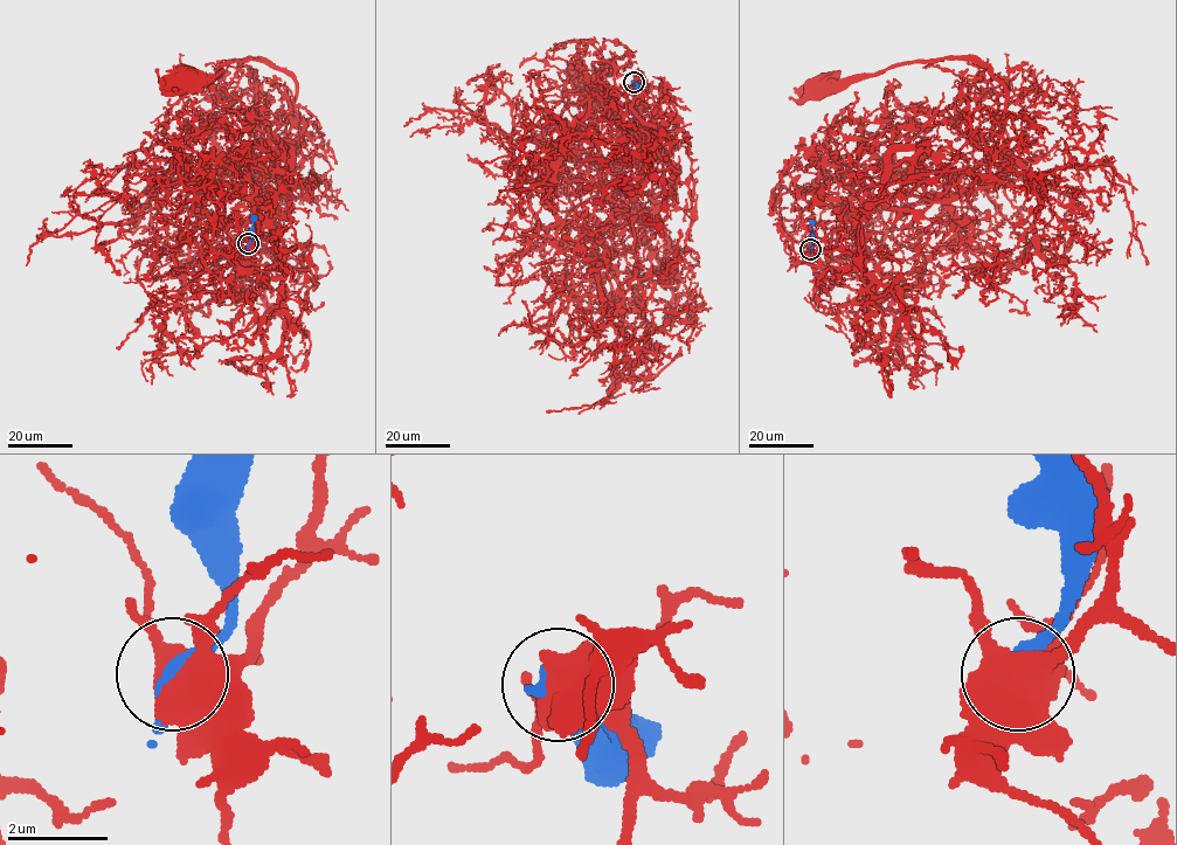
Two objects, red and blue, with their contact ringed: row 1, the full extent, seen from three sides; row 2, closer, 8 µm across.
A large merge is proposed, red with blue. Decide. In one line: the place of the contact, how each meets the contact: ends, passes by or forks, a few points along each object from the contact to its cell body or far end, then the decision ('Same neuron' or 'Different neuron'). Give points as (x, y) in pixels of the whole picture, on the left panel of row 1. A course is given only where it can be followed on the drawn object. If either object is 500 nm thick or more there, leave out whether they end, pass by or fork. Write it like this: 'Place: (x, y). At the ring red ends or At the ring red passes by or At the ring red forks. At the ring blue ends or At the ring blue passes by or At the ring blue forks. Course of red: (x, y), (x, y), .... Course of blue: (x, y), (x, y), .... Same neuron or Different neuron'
Place: (248, 243). Course of red: (248, 243), (275, 250), (295, 82), (251, 59), (189, 75). Course of blue: (248, 244), (253, 215). Different neuron

